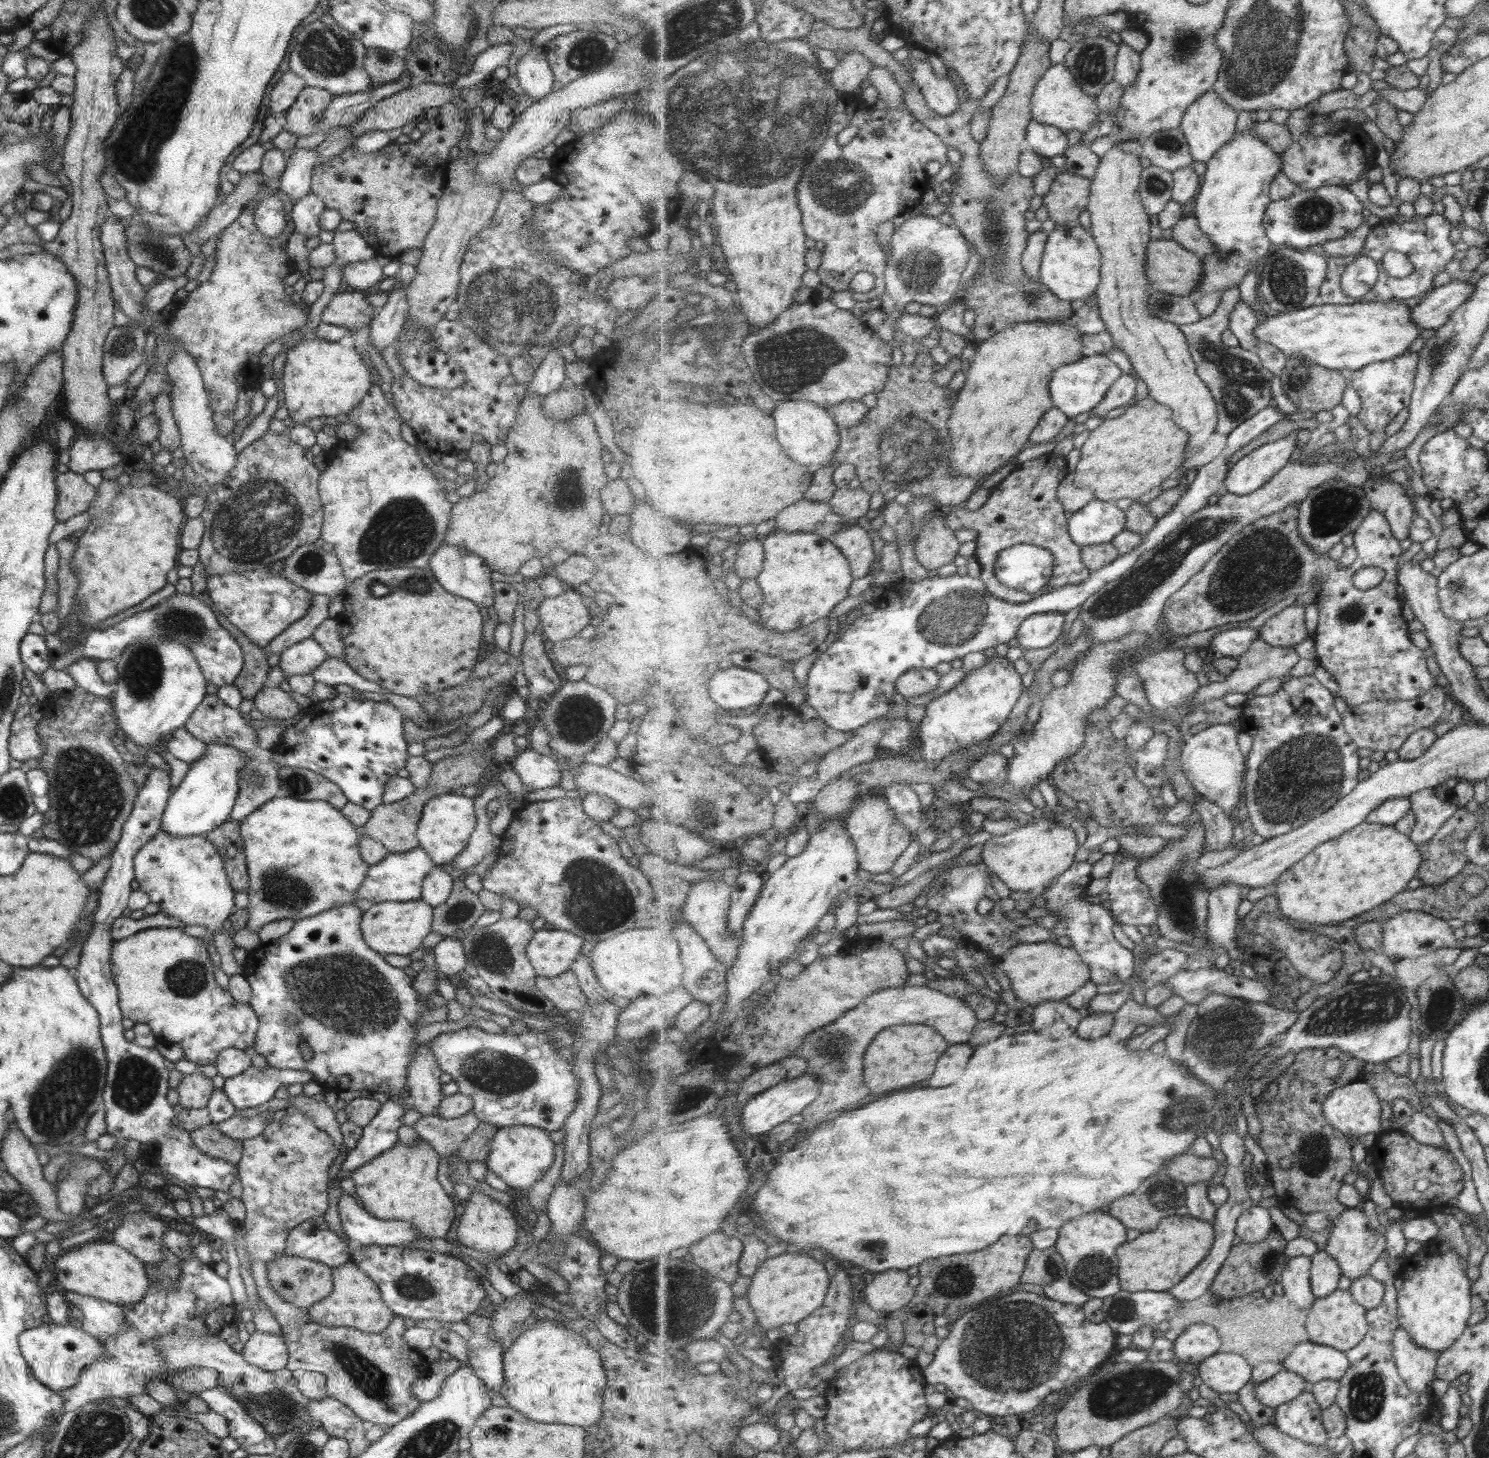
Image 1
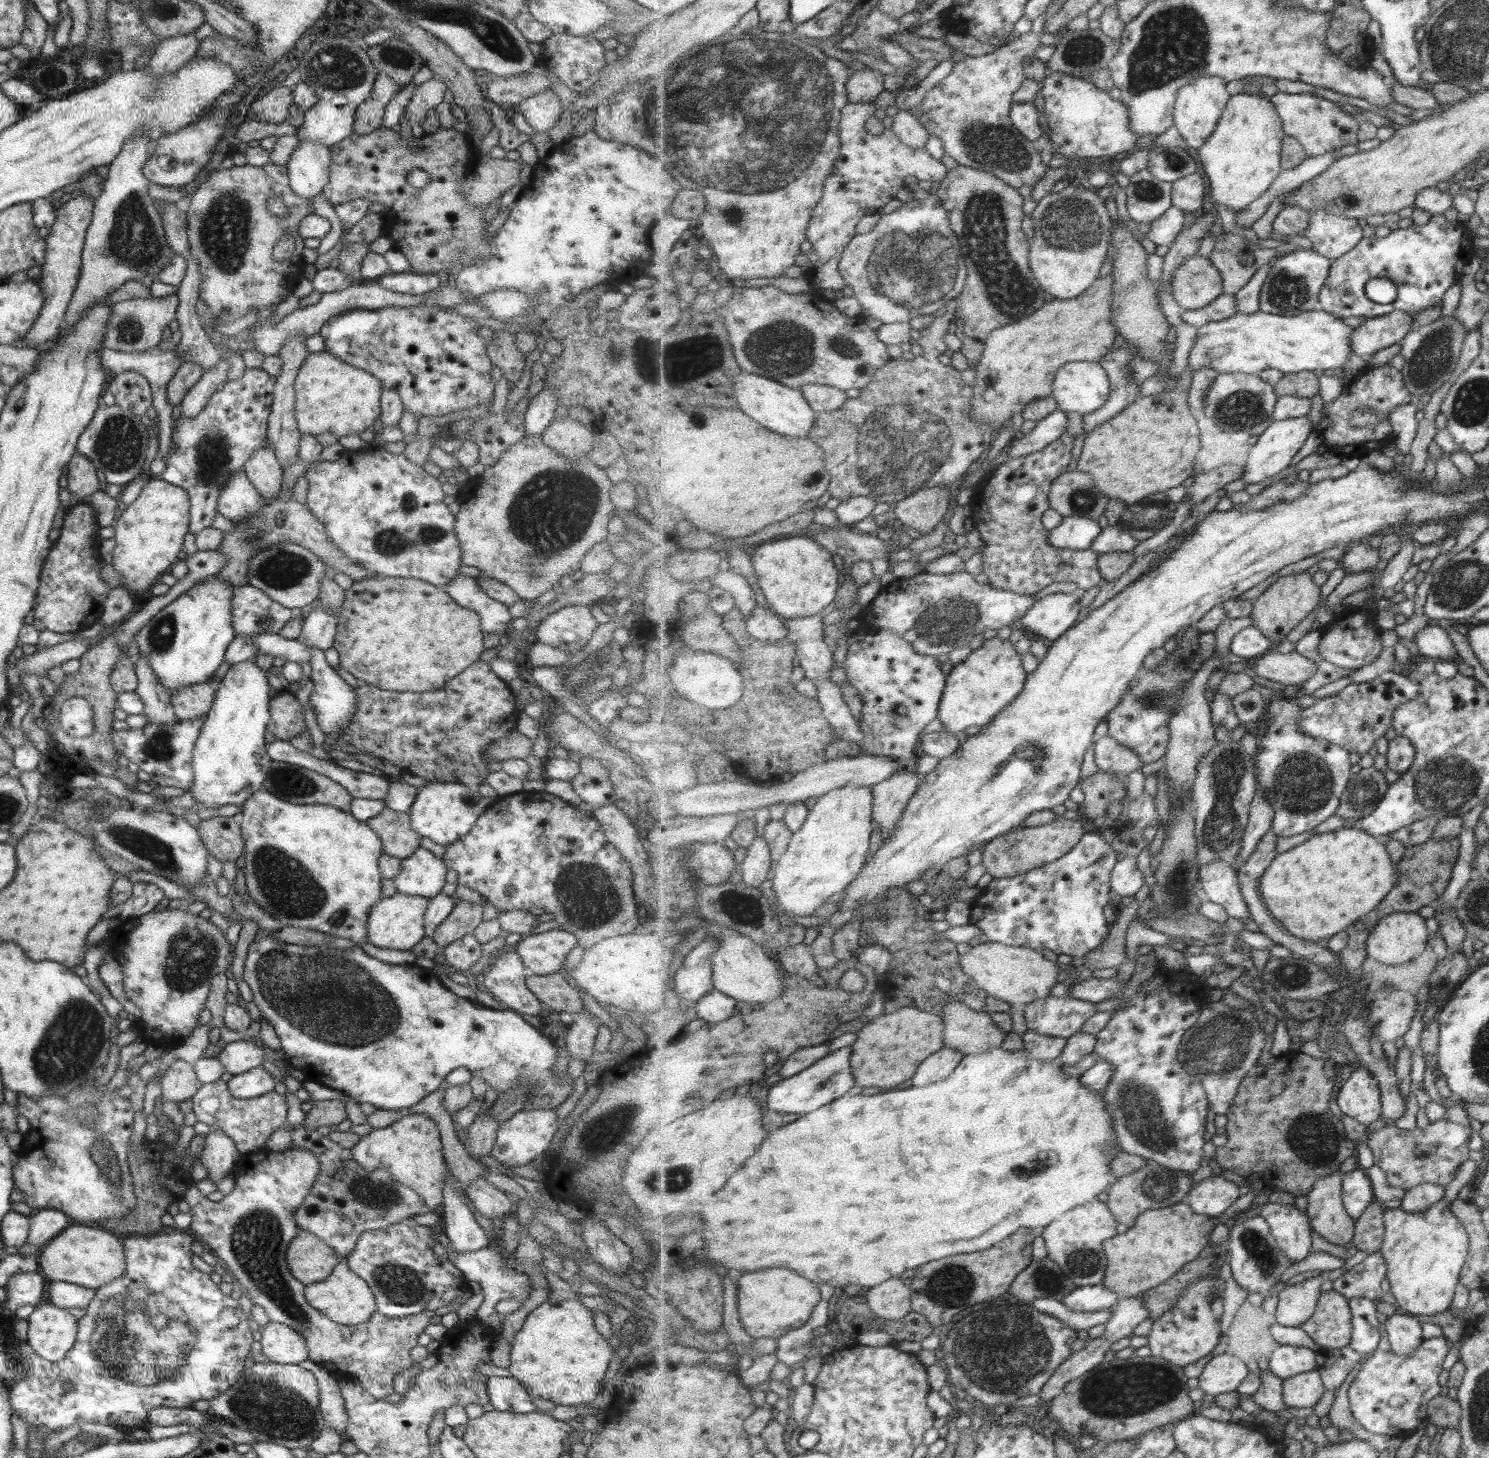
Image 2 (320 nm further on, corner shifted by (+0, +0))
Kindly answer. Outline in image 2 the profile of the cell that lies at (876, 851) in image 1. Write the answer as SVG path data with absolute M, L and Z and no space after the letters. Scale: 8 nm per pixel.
M905 767L891 775L888 780L871 787L874 798L874 821L880 827L883 843L901 820L904 808L909 804L913 795L917 793L918 787L920 786L920 779L920 775L915 773L912 769Z

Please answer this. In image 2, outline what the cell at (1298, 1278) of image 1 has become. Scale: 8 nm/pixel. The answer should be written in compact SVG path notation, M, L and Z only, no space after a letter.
M1269 1203L1263 1206L1261 1216L1268 1220L1271 1234L1286 1252L1291 1266L1303 1262L1311 1254L1311 1232L1314 1229L1307 1213L1299 1211L1296 1205Z

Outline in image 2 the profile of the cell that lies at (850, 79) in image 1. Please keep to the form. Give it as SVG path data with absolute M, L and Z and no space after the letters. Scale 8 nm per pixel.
M869 68L855 72L847 83L847 90L850 102L873 104L885 90L883 74Z

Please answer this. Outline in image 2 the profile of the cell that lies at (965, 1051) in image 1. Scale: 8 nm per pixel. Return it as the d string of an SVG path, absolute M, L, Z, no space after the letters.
M945 1047L939 1054L933 1054L931 1058L927 1058L927 1062L923 1062L923 1066L915 1074L915 1078L911 1078L911 1084L925 1086L925 1084L945 1080L964 1058L965 1055L957 1049Z

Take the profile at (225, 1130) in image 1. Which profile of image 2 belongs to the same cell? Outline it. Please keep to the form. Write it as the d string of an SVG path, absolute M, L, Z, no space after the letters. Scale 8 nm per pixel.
M211 1129L203 1139L205 1144L200 1152L200 1162L207 1172L206 1179L216 1185L226 1176L226 1172L235 1168L241 1153L221 1130Z

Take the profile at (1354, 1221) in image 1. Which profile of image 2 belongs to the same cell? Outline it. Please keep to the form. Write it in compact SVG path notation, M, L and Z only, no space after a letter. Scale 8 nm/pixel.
M1335 1171L1319 1178L1308 1194L1307 1215L1313 1229L1325 1240L1333 1244L1344 1245L1351 1242L1355 1234L1355 1219L1347 1212L1342 1197L1343 1173Z

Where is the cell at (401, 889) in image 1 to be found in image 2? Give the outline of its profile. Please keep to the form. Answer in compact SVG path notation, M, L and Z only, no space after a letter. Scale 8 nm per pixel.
M416 848L411 856L400 860L400 871L393 878L396 892L433 898L446 883L445 872L441 858L425 848Z

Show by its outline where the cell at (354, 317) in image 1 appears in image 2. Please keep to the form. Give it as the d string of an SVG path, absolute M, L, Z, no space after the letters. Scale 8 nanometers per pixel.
M433 302L406 307L358 309L332 316L318 332L323 339L324 350L375 377L382 388L394 390L399 395L402 410L415 416L416 420L422 416L463 412L492 401L495 381L491 379L489 370L493 364L486 353L485 339L477 335L478 324L455 312L444 312Z

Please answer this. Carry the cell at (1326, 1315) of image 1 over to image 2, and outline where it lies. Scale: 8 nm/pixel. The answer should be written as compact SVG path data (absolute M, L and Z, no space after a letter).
M1331 1290L1321 1295L1314 1316L1301 1327L1326 1349L1342 1349L1351 1344L1353 1317L1350 1299Z

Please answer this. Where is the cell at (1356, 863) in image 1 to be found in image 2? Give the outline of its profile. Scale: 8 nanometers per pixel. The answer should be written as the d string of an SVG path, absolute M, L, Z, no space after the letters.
M1350 826L1314 834L1289 851L1279 853L1260 881L1260 891L1272 916L1278 918L1291 934L1319 942L1346 931L1359 918L1375 910L1398 884L1399 875L1386 843L1365 830Z

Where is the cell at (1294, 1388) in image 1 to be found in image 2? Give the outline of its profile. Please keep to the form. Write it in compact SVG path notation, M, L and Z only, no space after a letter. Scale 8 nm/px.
M1309 1371L1284 1379L1284 1399L1289 1407L1313 1408L1319 1404L1326 1386L1322 1374Z

